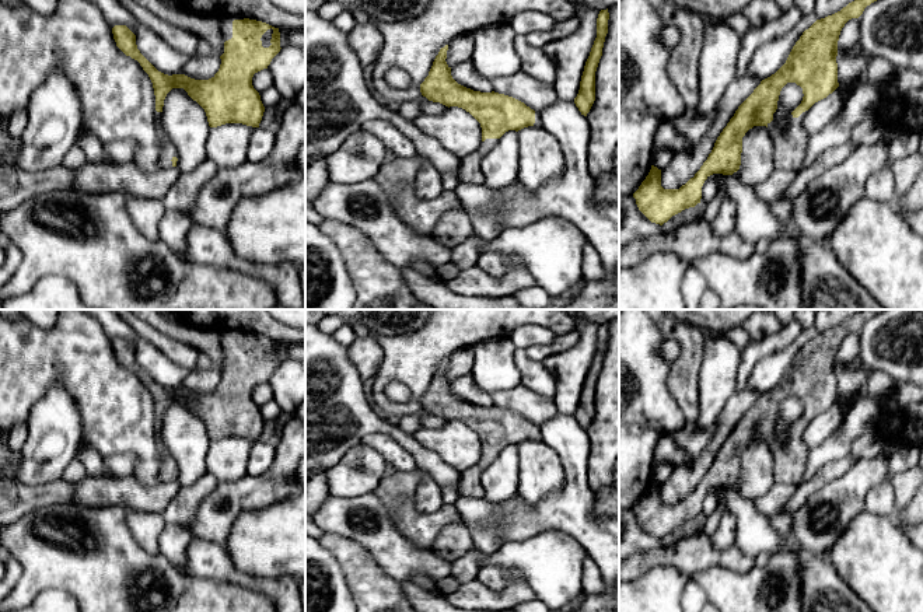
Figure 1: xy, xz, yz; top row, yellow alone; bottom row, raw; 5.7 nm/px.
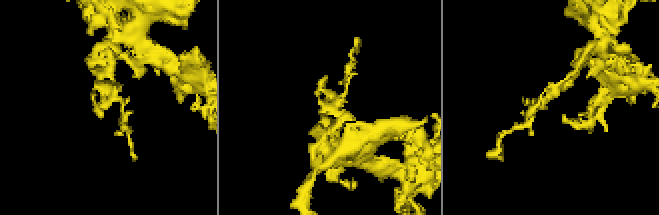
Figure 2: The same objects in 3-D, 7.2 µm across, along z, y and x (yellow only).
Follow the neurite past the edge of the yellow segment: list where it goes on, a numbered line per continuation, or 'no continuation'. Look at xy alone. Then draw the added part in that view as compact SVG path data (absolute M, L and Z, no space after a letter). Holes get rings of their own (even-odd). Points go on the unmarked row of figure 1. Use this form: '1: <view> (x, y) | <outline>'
1: xy (266, 350) | M270 342L262 349L261 354L263 361L269 361L272 359L270 357L272 347L273 347L273 343Z
2: xy (168, 464) | M155 424L155 436L158 438L157 454L161 461L158 478L160 478L161 483L165 483L165 482L172 480L171 473L174 471L178 472L178 465L176 465L175 458L167 451L167 447L161 438L161 430L162 430L162 427Z

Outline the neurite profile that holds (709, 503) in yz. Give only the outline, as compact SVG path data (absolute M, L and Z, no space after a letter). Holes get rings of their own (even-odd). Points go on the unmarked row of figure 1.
M713 489L707 490L707 493L702 500L700 517L703 518L709 517L716 510L717 504L719 504L719 500L717 500L716 492Z

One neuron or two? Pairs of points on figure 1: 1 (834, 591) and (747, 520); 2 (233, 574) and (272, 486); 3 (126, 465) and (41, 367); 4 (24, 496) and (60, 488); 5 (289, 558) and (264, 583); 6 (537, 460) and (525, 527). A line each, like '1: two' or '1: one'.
1: one
2: two
3: two
4: one
5: two
6: two

